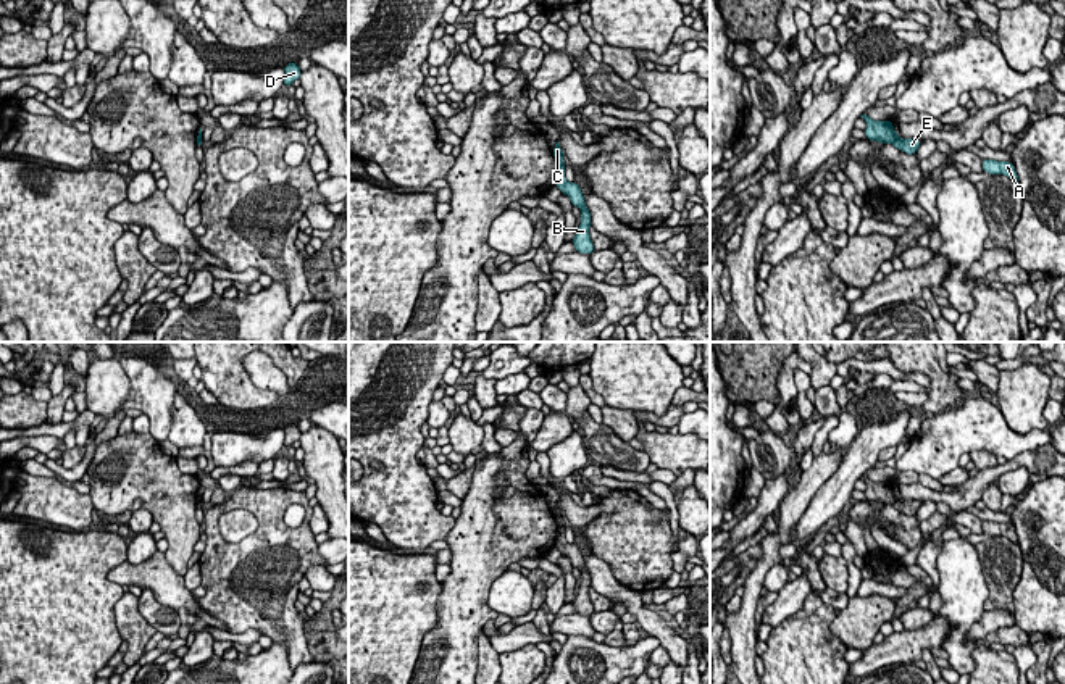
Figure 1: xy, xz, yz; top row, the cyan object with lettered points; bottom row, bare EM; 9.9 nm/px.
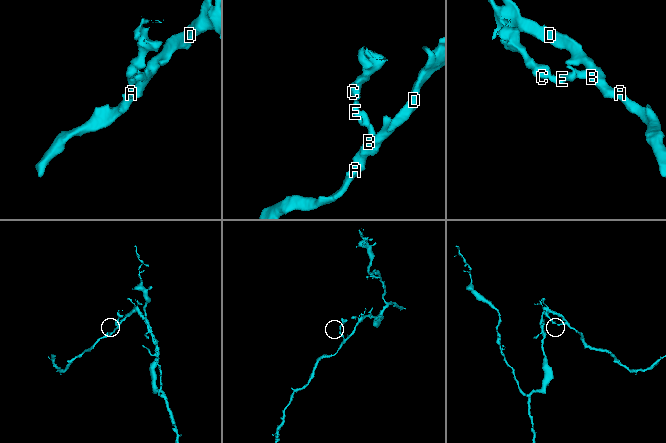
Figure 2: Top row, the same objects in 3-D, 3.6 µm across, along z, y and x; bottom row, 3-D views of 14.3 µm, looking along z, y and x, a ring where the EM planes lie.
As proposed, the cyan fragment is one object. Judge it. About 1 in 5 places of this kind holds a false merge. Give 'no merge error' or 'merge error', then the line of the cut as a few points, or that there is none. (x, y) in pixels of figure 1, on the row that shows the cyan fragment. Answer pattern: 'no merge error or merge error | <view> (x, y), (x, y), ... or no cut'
merge error | yz (897, 136), (891, 142)

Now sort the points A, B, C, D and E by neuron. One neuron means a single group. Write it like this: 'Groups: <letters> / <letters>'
Groups: A B D E / C

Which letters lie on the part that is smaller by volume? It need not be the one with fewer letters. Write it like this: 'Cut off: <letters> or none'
Cut off: C

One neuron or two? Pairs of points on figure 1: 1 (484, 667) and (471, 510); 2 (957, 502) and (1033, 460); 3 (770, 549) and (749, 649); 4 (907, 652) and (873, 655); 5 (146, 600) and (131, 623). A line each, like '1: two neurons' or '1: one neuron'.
1: two neurons
2: one neuron
3: one neuron
4: one neuron
5: two neurons

